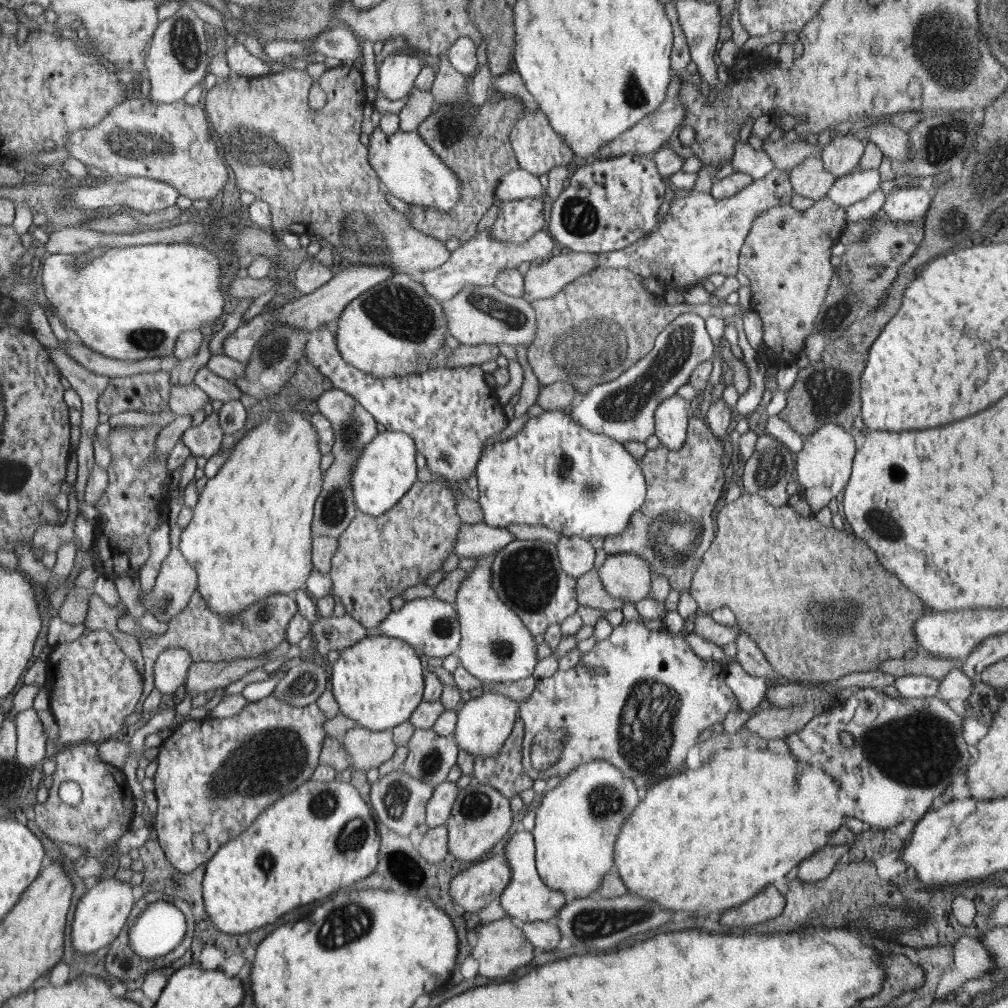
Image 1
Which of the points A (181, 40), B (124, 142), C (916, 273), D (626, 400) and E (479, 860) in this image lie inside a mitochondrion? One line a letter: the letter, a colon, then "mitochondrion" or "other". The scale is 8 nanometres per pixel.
A: mitochondrion
B: mitochondrion
C: other
D: mitochondrion
E: other

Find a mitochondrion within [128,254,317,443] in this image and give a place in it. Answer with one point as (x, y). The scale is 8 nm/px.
(272, 351)

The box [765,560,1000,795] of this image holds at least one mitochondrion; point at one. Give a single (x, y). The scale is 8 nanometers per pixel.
(921, 747)

